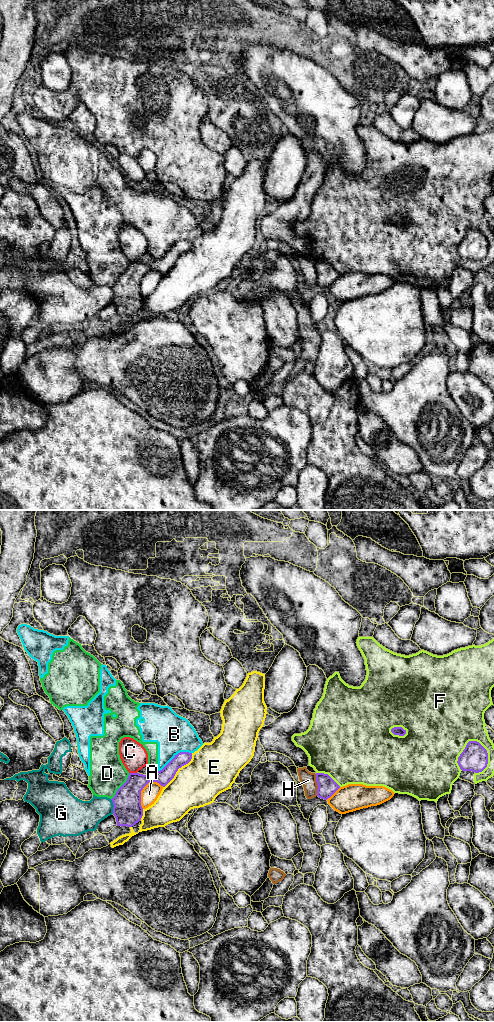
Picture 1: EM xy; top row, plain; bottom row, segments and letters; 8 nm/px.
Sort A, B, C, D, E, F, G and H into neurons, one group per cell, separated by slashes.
A / B D / C / E / F / G / H

